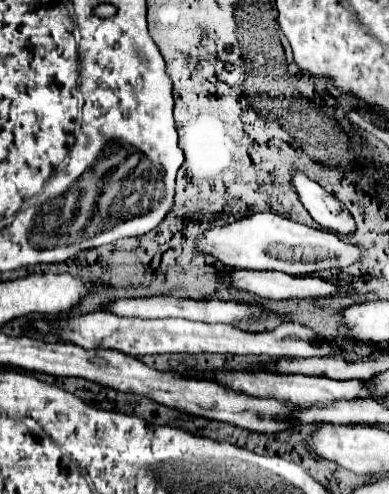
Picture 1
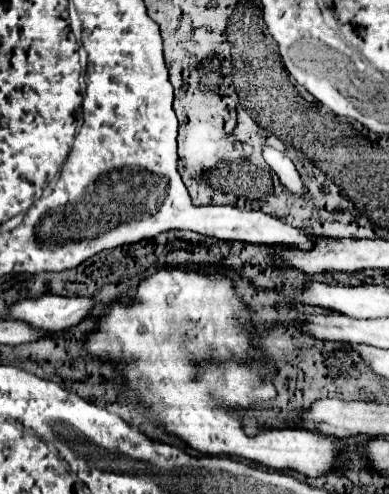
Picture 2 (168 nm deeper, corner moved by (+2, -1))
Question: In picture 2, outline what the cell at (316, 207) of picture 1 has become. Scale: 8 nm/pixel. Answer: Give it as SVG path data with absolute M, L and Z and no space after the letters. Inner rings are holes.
M263 146L263 158L269 164L269 168L281 178L281 182L291 190L291 192L299 192L303 194L303 182L301 176L297 174L293 162L279 150L271 148L271 146Z

